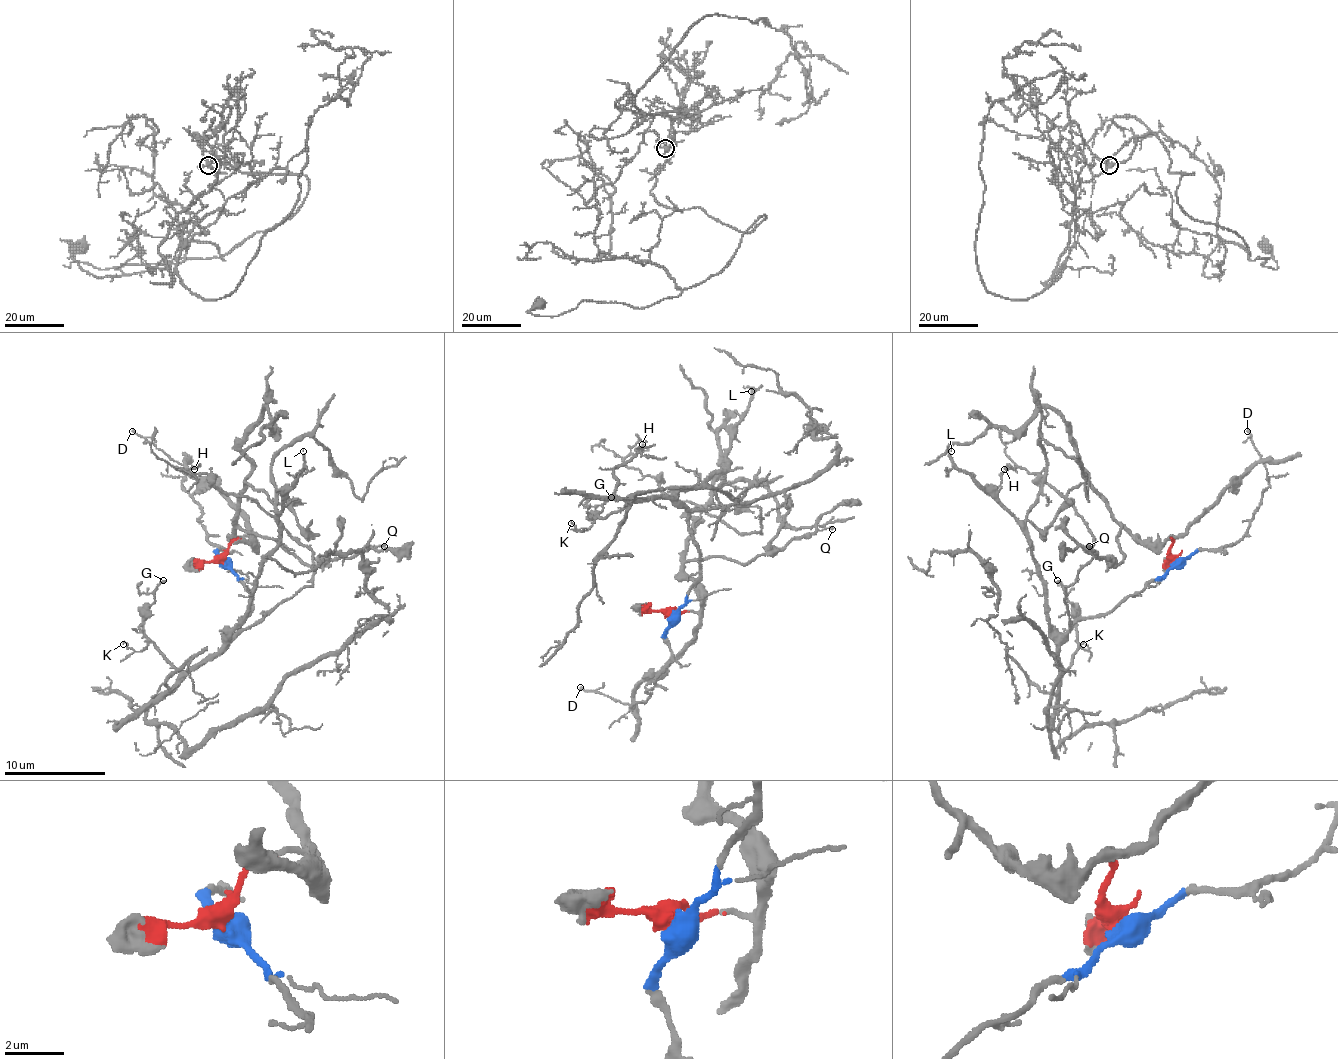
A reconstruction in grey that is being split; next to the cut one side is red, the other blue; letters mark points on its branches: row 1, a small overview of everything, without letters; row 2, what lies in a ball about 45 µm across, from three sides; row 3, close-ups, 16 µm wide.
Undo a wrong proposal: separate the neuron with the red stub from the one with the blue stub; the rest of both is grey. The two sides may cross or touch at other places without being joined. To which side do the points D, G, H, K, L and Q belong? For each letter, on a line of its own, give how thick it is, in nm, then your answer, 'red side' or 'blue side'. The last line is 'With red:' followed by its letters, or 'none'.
D: calibre 120 nm; blue side
G: calibre 150 nm; blue side
H: calibre 120 nm; blue side
K: calibre 110 nm; blue side
L: calibre 170 nm; blue side
Q: calibre 150 nm; red side
With red: Q

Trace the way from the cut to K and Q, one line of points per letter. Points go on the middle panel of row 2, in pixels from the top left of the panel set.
K: (670, 613), (698, 578), (698, 550), (683, 507), (660, 499), (632, 502), (587, 530), (571, 522)
Q: (670, 613), (698, 611), (701, 588), (683, 570), (688, 563), (774, 555), (792, 540), (833, 530)

